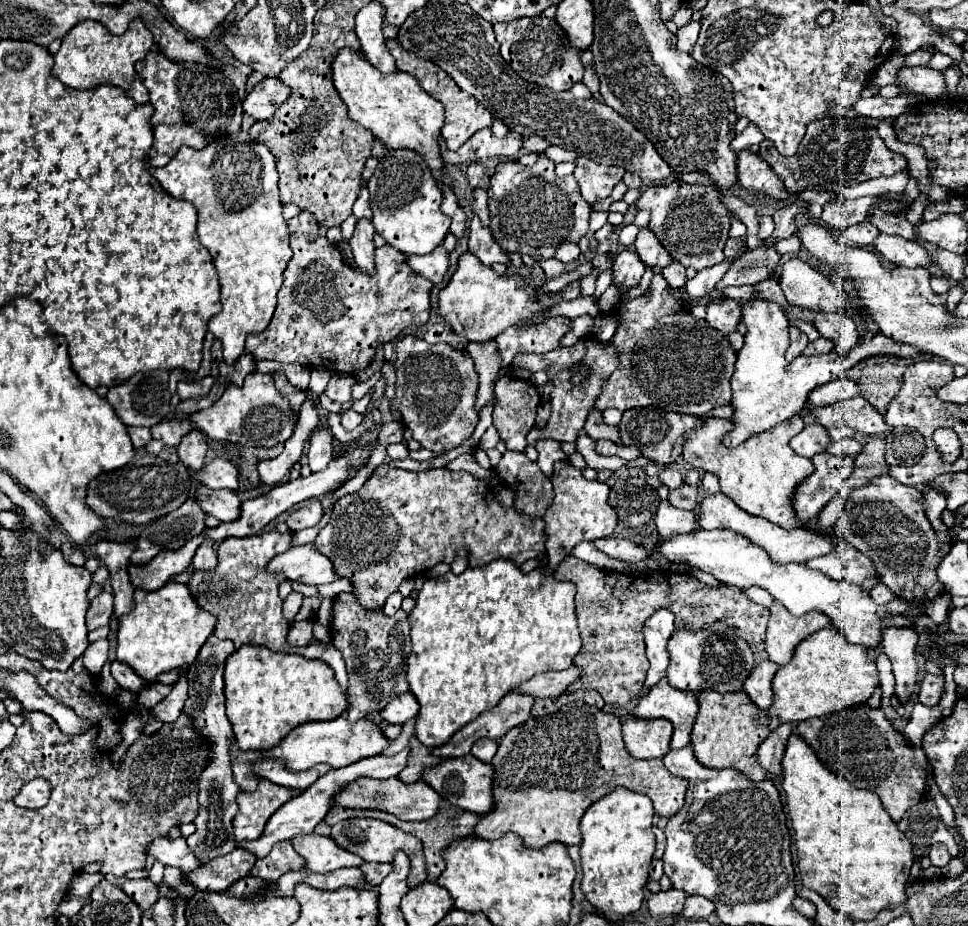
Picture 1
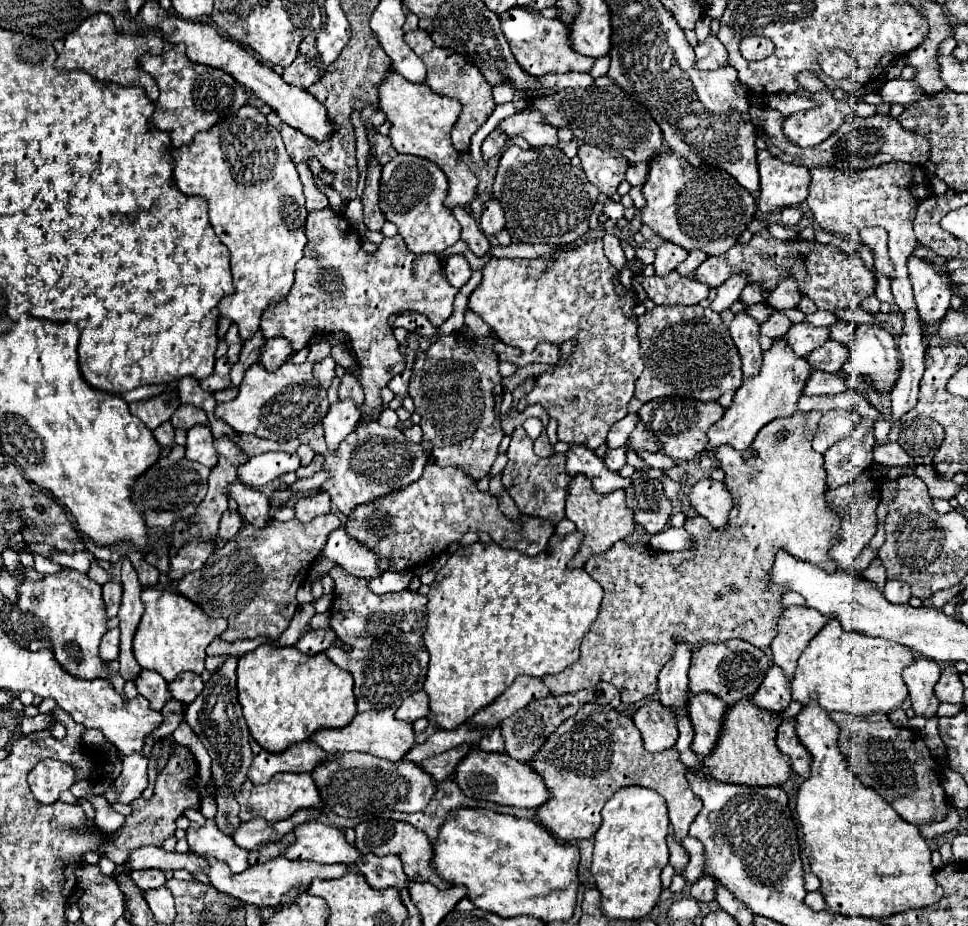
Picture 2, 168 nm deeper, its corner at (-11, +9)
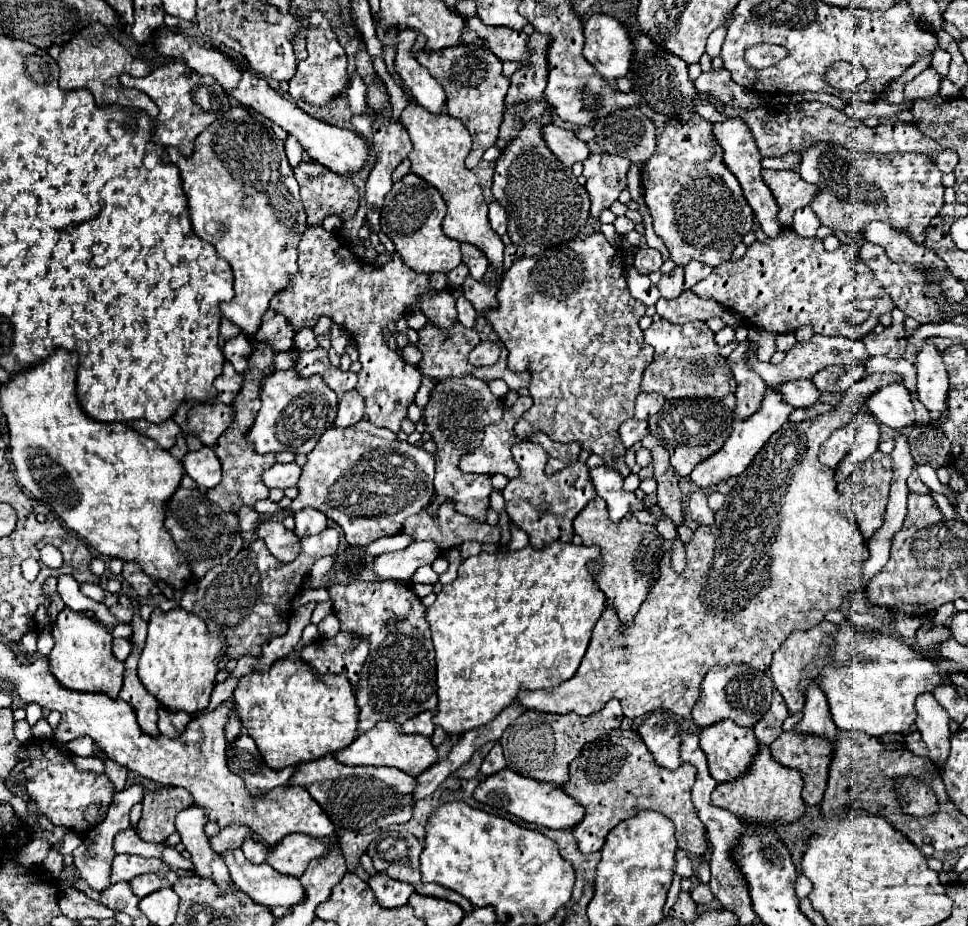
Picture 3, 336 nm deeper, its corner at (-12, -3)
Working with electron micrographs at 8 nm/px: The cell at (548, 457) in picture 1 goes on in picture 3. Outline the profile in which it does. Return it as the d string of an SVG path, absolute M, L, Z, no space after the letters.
M600 466L600 468L592 468L590 476L598 496L604 498L608 504L612 522L620 522L624 516L634 514L636 510L644 510L644 502L638 500L634 492L626 492L622 488L624 478L616 470L608 466Z

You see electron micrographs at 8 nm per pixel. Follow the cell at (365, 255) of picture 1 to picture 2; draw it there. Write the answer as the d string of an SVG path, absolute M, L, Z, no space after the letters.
M369 158L367 186L365 186L365 196L363 196L363 222L367 230L373 230L373 232L381 232L381 226L385 222L385 216L377 204L379 202L379 178L381 178L381 168L373 158Z

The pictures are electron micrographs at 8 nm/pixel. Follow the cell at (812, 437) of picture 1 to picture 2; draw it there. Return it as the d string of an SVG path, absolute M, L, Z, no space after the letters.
M845 410L825 412L823 418L819 420L819 430L813 438L813 450L825 454L829 446L847 438L851 430L859 424L859 420L861 418L855 412L845 412Z

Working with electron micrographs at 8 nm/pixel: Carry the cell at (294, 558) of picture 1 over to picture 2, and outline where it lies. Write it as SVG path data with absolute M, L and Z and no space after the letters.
M343 526L327 536L327 542L323 544L319 556L345 568L349 574L357 578L373 578L383 574L383 568L379 568L377 564L377 556L357 540L349 538Z

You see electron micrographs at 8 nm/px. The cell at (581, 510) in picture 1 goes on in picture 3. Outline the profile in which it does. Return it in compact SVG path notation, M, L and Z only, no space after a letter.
M600 496L594 498L574 520L574 532L582 538L582 544L602 548L604 568L598 572L596 582L606 594L608 606L616 610L616 616L622 622L622 630L626 630L632 624L640 604L646 600L650 584L656 580L658 564L666 552L666 542L652 524L640 524L632 514L615 524L608 518L606 509L606 502Z

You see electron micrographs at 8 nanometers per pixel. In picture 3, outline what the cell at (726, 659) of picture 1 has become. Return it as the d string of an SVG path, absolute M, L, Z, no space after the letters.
M732 664L732 666L714 666L702 682L700 698L694 704L692 720L698 730L716 724L718 720L734 720L738 726L754 726L770 708L774 684L766 676L766 672L756 672L748 664Z

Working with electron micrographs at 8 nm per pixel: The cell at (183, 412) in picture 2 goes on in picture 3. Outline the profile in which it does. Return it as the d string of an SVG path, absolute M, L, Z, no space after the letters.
M196 404L188 412L188 428L206 446L214 446L220 434L230 426L234 418L234 406L226 404Z

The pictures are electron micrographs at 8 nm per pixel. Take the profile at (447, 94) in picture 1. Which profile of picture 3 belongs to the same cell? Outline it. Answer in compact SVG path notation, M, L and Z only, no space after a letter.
M454 46L438 52L418 52L418 62L430 72L434 80L446 92L446 110L450 116L458 118L472 136L472 152L466 158L466 168L474 168L482 154L496 144L498 128L504 116L504 98L510 88L510 82L502 74L502 62L482 46Z

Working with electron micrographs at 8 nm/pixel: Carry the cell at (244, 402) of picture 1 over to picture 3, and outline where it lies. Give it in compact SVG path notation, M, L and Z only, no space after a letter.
M276 370L262 382L262 408L248 432L248 440L254 444L258 454L284 450L308 454L316 446L318 438L334 426L336 408L336 392L330 390L320 376L302 378L294 370Z

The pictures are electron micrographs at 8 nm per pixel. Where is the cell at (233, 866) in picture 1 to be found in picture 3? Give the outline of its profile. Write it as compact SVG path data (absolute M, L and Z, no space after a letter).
M118 854L112 862L112 882L120 882L120 880L132 880L140 874L146 872L164 872L168 870L168 866L158 860L158 858L144 858L144 856L126 856L126 854Z

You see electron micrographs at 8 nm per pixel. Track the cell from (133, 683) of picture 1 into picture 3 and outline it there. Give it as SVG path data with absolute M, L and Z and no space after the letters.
M158 708L158 716L158 728L164 736L178 736L178 732L182 732L182 728L186 728L186 724L192 720L192 716L186 712L168 712L164 708Z

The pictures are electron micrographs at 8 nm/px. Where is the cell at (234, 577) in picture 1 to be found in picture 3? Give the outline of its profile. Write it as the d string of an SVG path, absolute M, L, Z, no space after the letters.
M326 528L320 534L306 536L302 540L300 556L290 562L282 564L276 560L262 540L248 544L230 564L214 566L208 574L198 580L196 584L186 586L180 606L196 616L200 616L210 632L220 632L226 636L228 642L228 656L230 660L238 660L242 656L260 658L262 644L276 636L284 636L288 630L286 620L278 616L278 608L286 614L290 612L290 602L296 594L300 594L302 584L312 568L312 564L322 556L332 556L338 550L338 532L334 528Z

